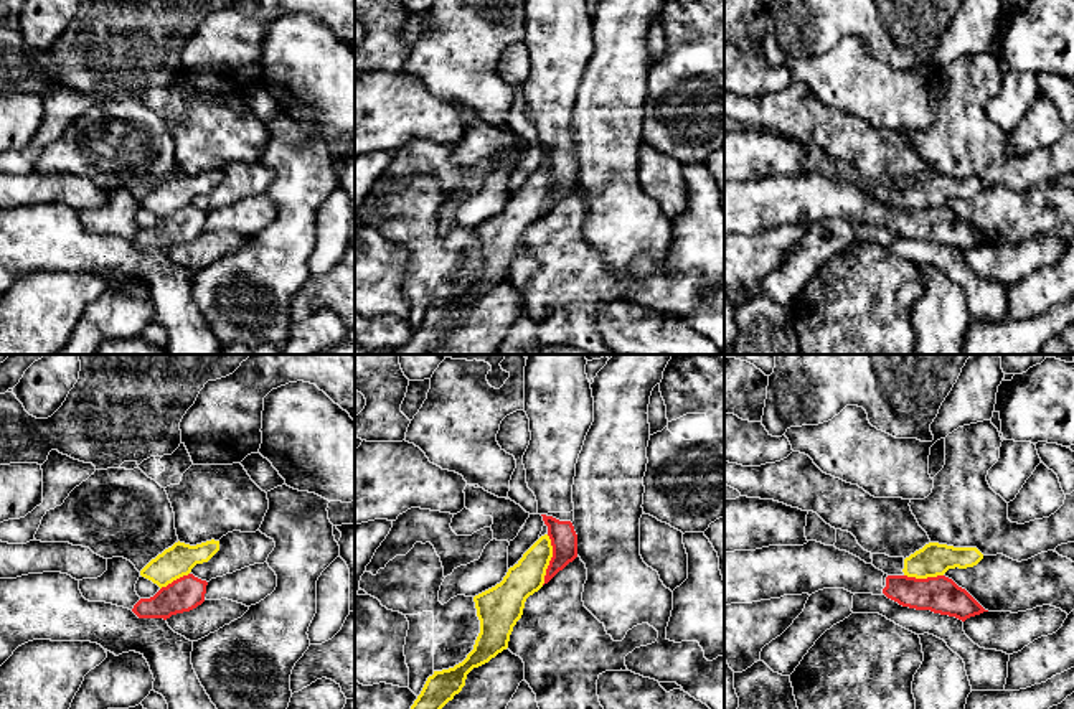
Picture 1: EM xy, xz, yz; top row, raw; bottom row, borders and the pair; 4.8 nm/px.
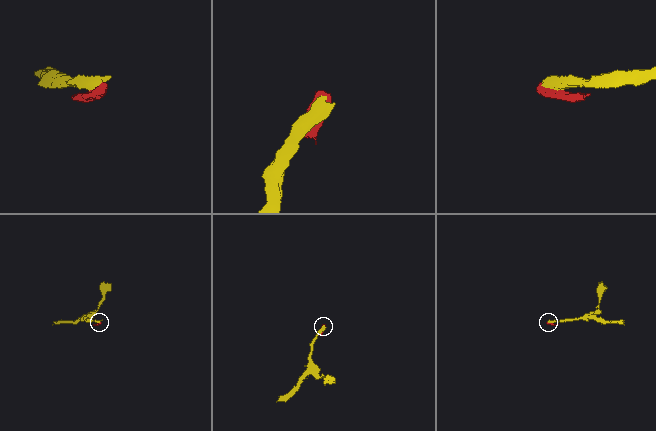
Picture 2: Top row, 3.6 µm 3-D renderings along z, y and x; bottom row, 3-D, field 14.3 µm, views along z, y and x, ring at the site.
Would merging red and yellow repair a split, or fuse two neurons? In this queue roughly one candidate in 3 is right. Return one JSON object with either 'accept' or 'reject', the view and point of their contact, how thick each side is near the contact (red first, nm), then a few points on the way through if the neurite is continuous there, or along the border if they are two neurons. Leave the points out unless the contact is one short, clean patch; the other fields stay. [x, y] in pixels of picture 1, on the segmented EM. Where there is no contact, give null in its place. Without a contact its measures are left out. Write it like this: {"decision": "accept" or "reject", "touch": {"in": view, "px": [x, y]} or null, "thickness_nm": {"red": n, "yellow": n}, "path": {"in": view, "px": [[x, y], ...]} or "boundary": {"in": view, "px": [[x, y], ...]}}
{"decision": "reject", "touch": {"in": "xz", "px": [551, 559]}, "thickness_nm": {"red": 130, "yellow": 170}, "boundary": {"in": "xz", "px": [[548, 535], [551, 559], [541, 584]]}}

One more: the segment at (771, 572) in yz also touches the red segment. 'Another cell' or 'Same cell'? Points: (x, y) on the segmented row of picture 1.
Same cell

